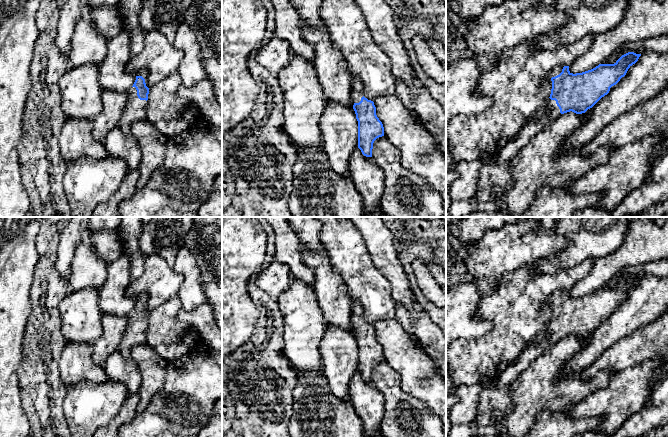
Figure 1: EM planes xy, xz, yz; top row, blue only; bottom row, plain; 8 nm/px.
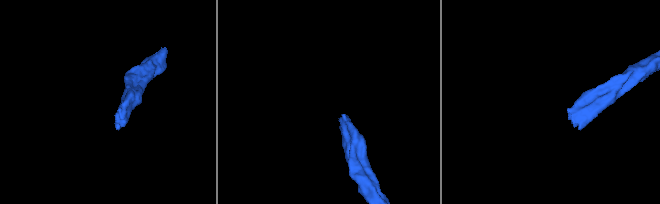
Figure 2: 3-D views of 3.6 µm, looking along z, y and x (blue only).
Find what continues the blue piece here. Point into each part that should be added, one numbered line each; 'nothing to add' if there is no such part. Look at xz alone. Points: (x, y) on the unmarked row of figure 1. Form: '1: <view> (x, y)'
1: xz (357, 312)

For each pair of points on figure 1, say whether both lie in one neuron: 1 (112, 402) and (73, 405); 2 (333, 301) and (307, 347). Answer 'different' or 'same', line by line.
1: same
2: different

